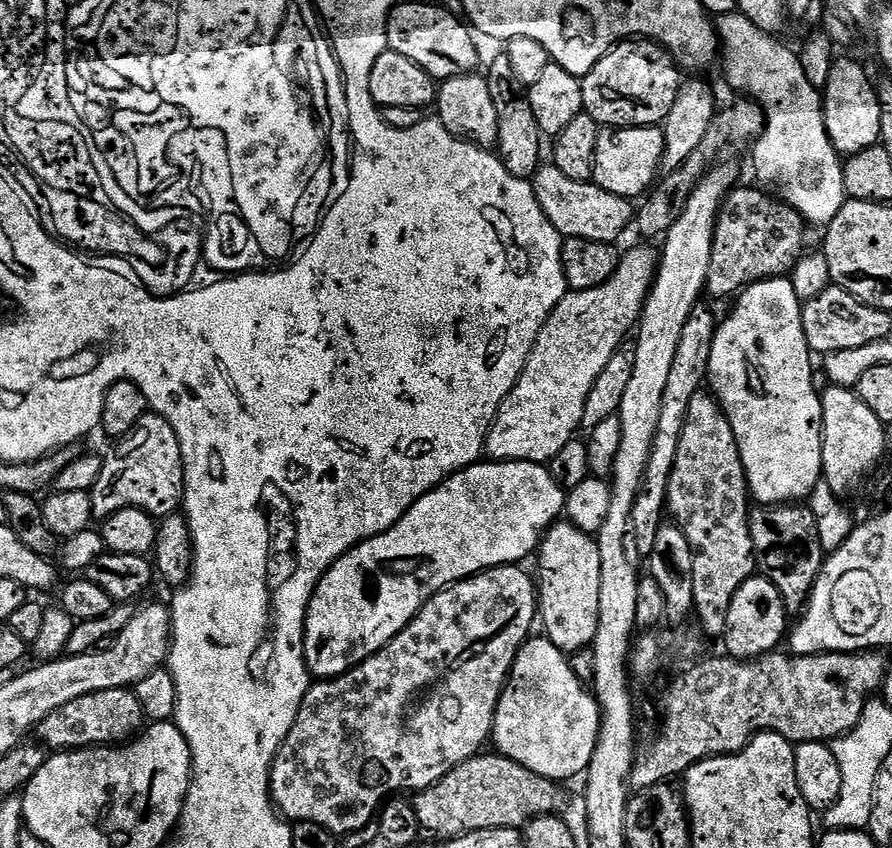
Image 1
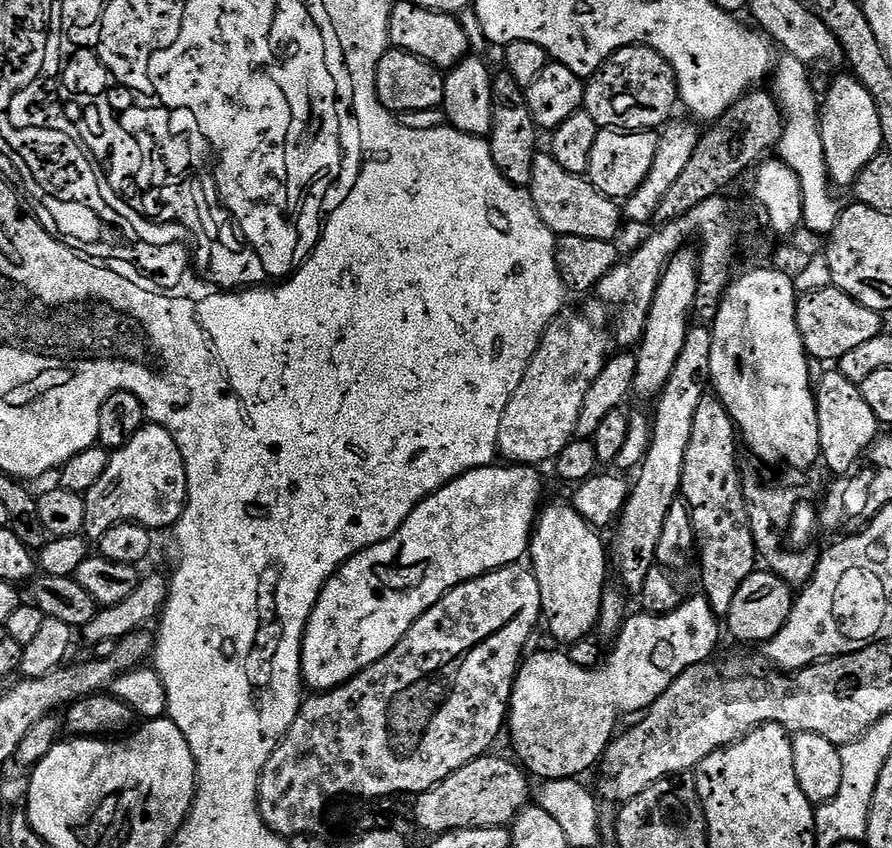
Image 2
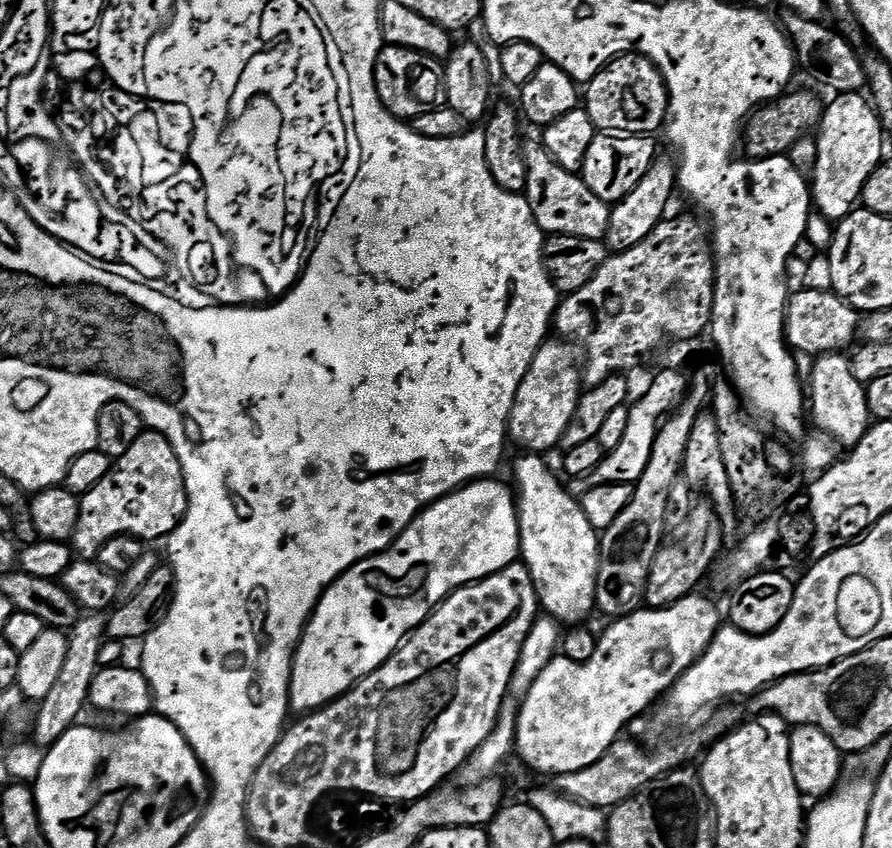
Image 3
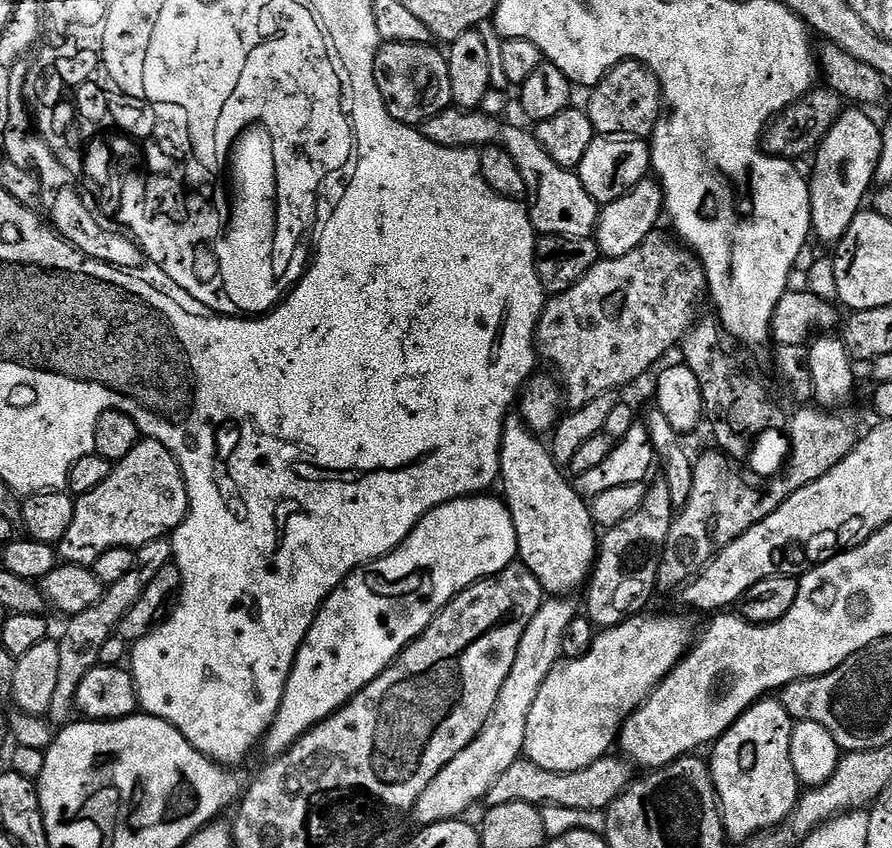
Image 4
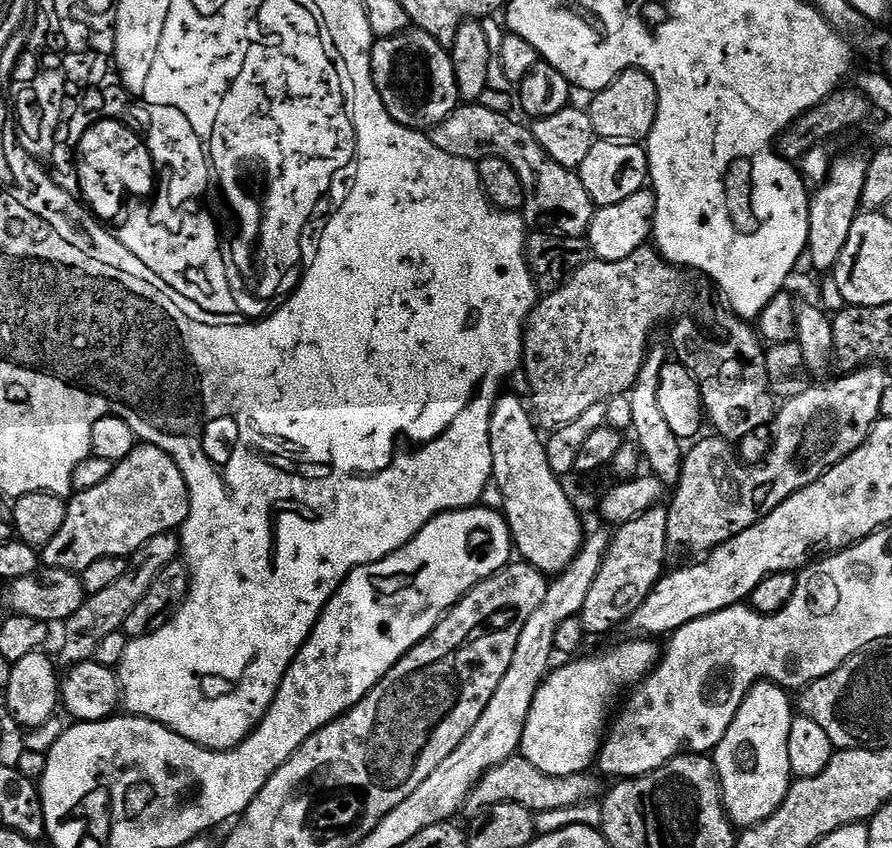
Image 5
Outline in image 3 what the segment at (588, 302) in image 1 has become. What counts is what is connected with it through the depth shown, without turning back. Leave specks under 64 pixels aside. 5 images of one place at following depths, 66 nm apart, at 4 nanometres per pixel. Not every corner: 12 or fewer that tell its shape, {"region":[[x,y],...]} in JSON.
{"region":[[545,341],[518,388],[511,441],[559,447],[584,390],[579,345]]}

